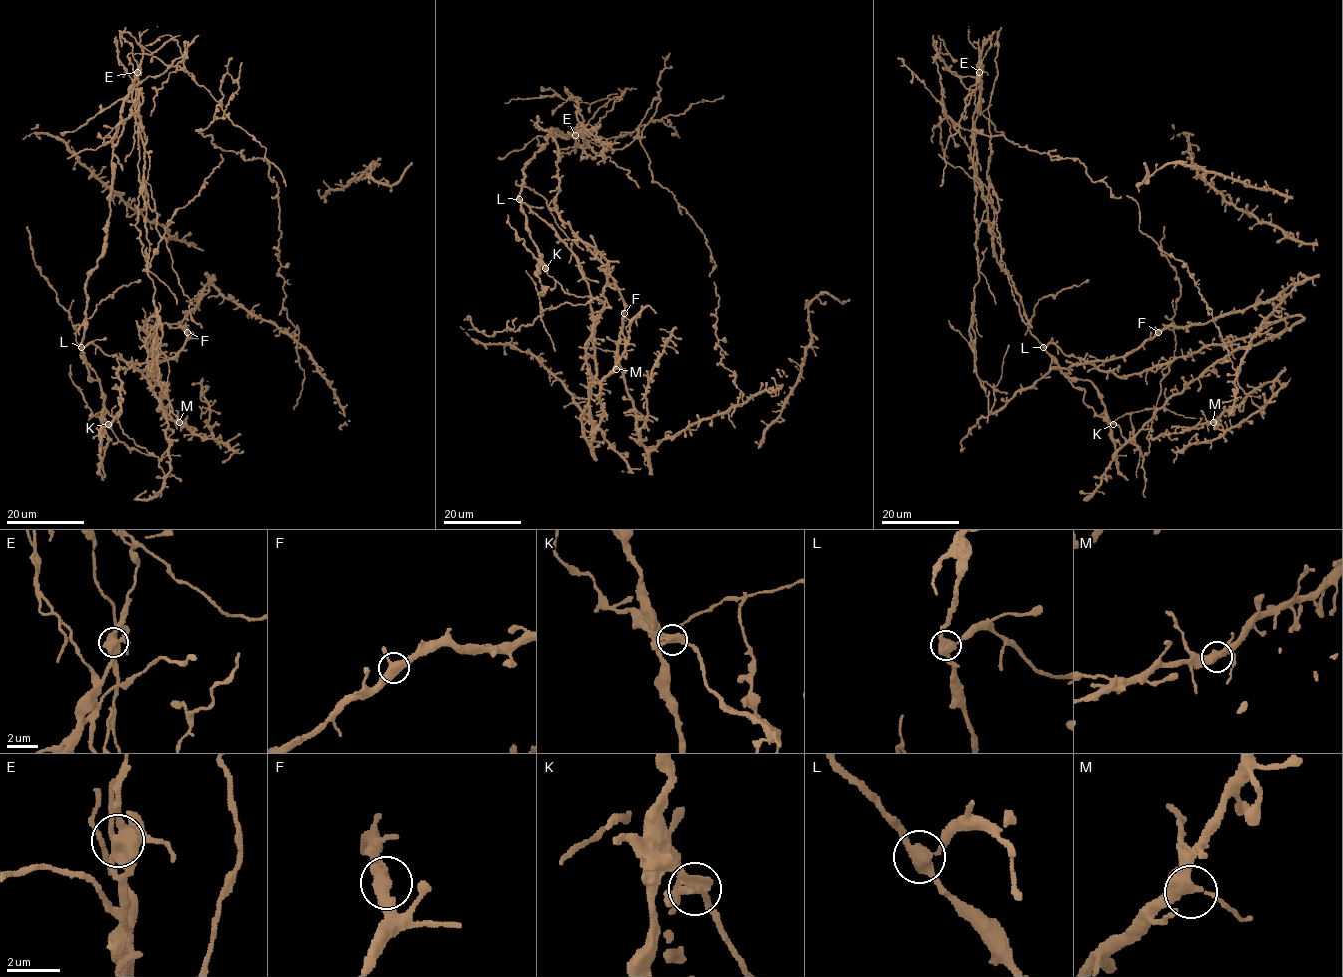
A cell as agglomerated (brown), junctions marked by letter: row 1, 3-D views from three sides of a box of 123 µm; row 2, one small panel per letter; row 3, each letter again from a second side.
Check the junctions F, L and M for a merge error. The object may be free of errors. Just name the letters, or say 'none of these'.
L

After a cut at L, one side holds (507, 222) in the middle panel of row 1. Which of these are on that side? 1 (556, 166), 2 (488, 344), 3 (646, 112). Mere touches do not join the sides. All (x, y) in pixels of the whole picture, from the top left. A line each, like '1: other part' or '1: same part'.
1: other part
2: other part
3: other part

